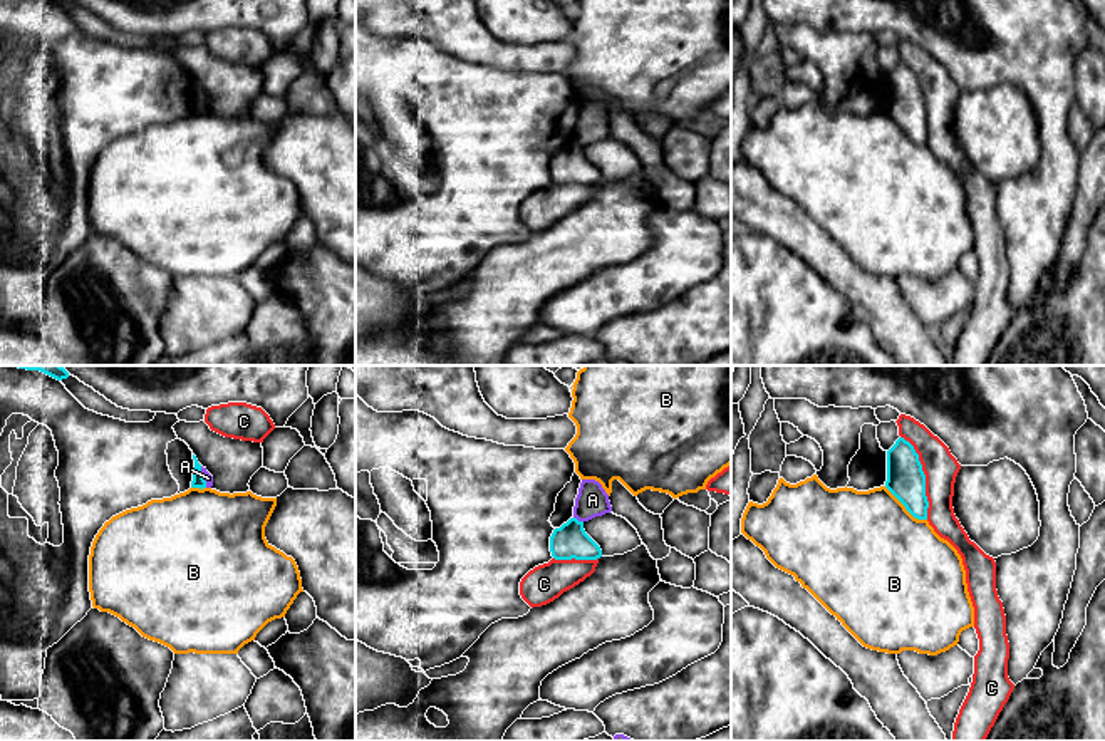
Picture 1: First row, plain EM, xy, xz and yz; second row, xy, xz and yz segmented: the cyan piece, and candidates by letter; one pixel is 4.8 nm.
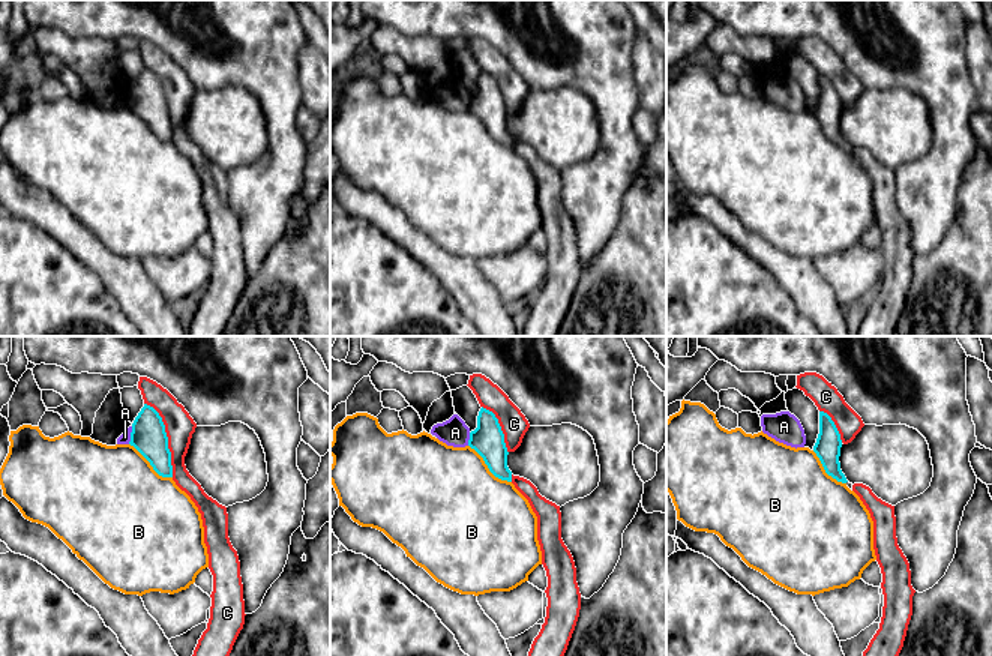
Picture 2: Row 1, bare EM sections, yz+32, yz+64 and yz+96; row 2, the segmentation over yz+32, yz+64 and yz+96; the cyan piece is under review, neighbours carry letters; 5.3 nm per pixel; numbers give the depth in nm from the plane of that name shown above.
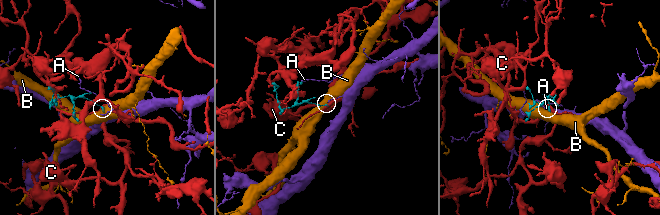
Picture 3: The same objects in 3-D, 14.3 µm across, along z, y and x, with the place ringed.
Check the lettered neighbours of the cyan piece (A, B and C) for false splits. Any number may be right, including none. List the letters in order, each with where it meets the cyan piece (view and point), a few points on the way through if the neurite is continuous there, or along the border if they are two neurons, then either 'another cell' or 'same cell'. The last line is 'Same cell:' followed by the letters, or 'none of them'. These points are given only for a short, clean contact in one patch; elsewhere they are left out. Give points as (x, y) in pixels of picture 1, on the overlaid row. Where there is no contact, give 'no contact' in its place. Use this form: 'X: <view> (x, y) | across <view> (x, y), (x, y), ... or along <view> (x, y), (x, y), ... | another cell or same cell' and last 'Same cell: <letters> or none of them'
A: xz (577, 520) | along xz (574, 517), (582, 522) | another cell
B: yz (906, 508) | along yz (884, 487), (914, 517), (926, 520) | another cell
C: yz (924, 476) | another cell
Same cell: none of them

